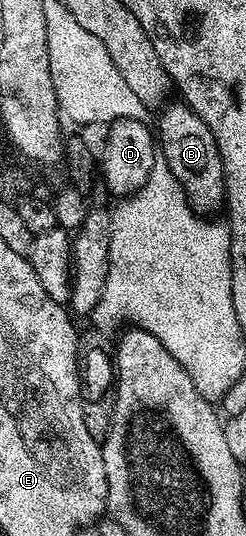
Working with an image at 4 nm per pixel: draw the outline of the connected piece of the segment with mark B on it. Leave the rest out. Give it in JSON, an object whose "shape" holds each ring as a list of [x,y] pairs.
{"shape":[[[182,102],[170,104],[158,113],[157,144],[161,149],[162,159],[166,160],[177,182],[181,182],[191,207],[200,214],[215,214],[211,212],[218,208],[220,211],[225,204],[225,177],[217,142],[209,126],[205,126],[205,122],[201,122],[201,118],[197,118],[191,108]]]}

